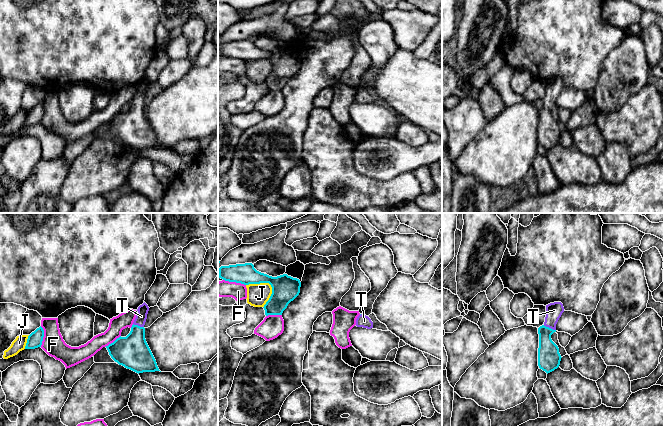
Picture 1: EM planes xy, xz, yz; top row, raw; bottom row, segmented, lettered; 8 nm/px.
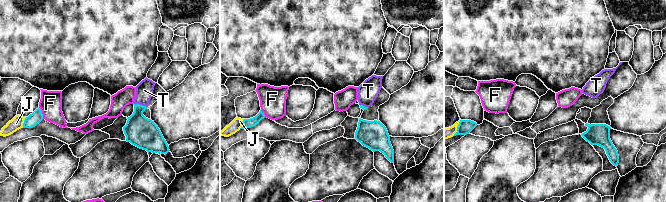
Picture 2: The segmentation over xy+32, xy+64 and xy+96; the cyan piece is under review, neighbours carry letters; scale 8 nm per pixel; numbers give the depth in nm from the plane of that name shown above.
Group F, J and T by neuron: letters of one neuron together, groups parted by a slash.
F / J / T

